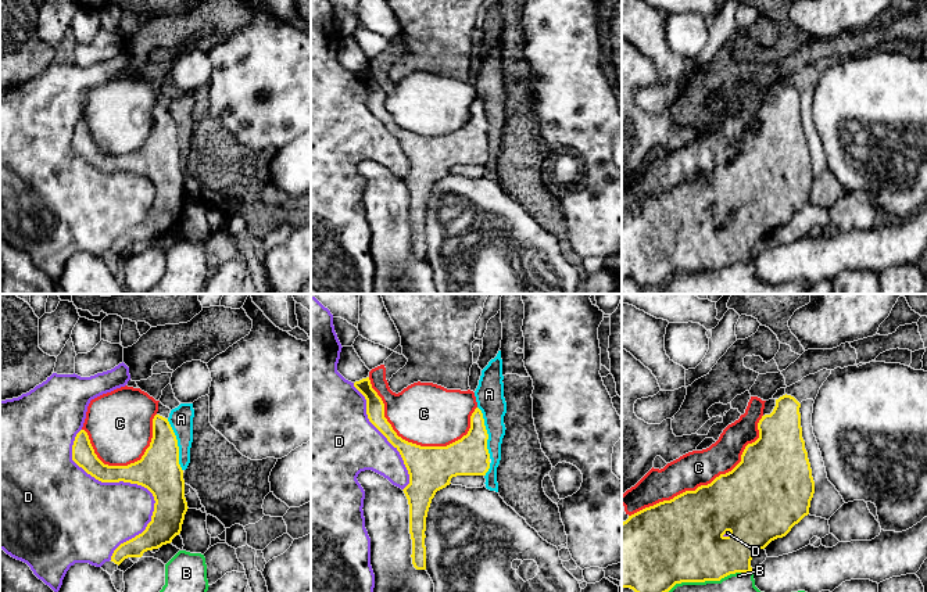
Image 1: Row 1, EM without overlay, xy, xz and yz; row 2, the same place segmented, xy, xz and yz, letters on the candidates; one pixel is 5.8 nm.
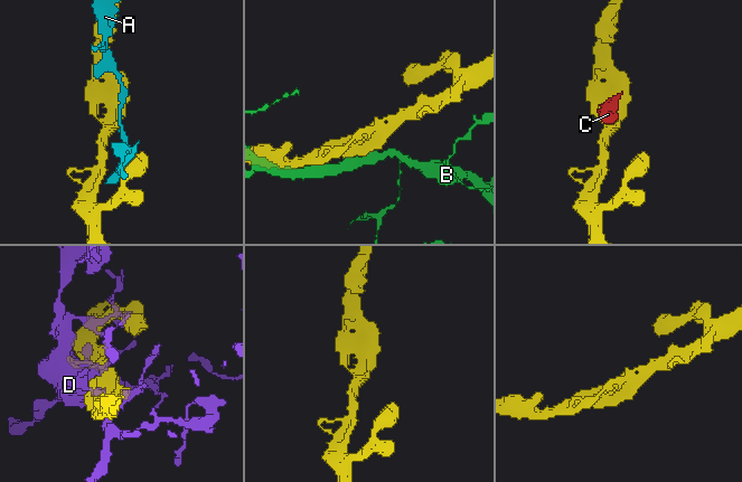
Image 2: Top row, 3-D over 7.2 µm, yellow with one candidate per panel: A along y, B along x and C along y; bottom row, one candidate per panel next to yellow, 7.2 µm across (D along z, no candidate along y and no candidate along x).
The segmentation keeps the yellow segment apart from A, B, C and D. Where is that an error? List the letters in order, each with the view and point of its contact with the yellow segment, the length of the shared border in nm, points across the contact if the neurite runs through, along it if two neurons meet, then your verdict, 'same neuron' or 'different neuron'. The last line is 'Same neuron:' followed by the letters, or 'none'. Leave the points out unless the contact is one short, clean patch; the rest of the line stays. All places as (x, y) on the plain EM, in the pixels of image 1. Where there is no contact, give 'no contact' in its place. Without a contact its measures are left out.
A: xy (176, 135) | 320 nm | different neuron
B: yz (705, 269) | 550 nm | different neuron
C: yz (708, 173) | 950 nm | different neuron
D: xy (133, 172) | 800 nm | different neuron
Same neuron: none

